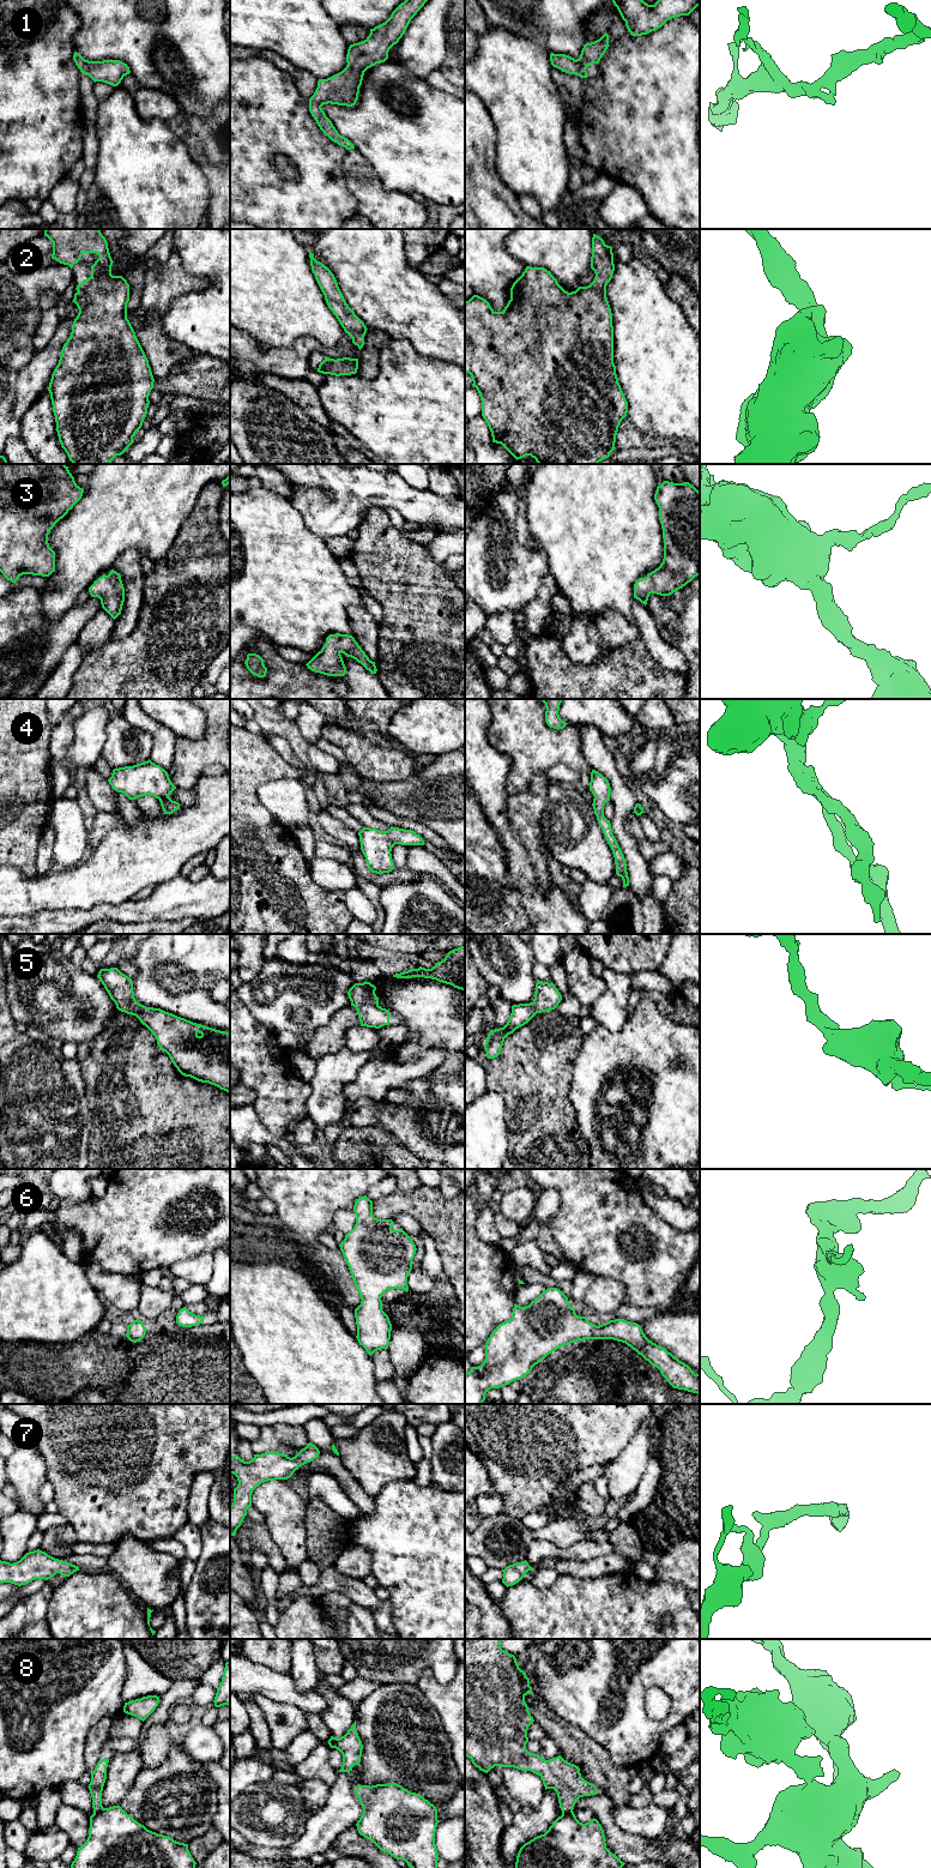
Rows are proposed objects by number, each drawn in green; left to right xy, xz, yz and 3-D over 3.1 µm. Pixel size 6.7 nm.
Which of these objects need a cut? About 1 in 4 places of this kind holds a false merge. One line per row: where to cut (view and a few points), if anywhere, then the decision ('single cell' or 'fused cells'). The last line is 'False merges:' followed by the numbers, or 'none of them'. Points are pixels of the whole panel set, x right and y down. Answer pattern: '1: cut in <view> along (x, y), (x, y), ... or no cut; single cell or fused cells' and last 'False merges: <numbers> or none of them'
1: no cut; single cell
2: no cut; single cell
3: no cut; single cell
4: no cut; single cell
5: no cut; single cell
6: no cut; single cell
7: no cut; single cell
8: cut in yz along (572, 1811), (562, 1814); fused cells
False merges: 8

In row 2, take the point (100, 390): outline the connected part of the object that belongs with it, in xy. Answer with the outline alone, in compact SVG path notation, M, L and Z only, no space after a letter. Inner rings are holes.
M46 229L44 236L53 242L52 259L71 269L84 253L96 253L99 258L91 266L91 276L77 285L74 302L79 309L72 332L64 344L61 356L49 382L53 412L61 447L73 464L110 464L134 442L133 436L141 428L153 388L153 375L149 360L127 319L129 284L122 276L113 276L113 259L108 242L99 229Z

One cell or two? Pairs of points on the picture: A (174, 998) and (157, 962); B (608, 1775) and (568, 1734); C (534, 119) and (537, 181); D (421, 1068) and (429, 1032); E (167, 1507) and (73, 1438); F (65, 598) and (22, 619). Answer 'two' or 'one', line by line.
A: one
B: one
C: one
D: two
E: one
F: two

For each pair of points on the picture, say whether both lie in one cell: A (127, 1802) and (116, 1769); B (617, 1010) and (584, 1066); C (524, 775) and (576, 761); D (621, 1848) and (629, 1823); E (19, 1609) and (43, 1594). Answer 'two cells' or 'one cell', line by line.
A: two cells
B: two cells
C: one cell
D: two cells
E: one cell

